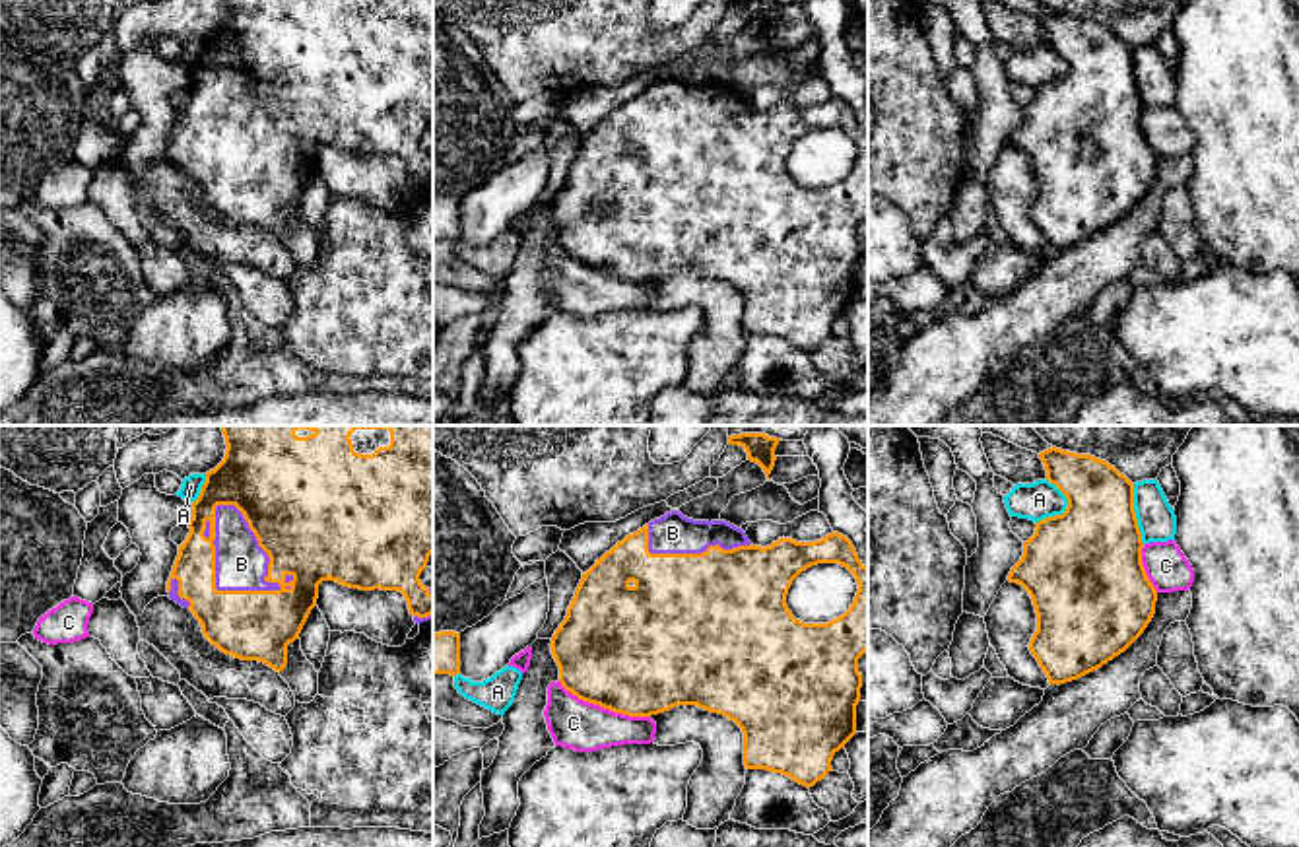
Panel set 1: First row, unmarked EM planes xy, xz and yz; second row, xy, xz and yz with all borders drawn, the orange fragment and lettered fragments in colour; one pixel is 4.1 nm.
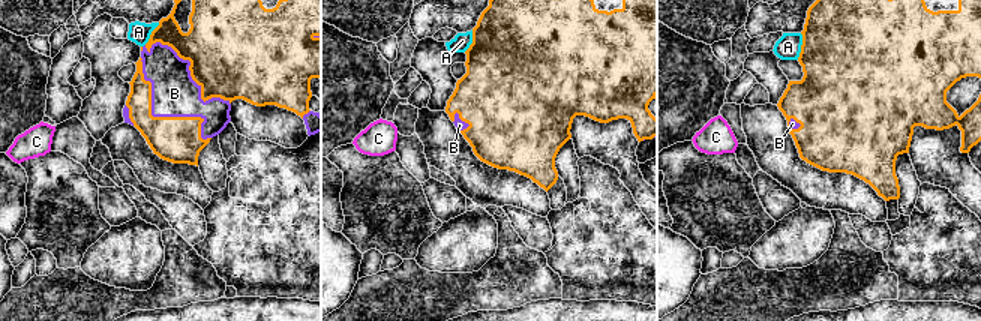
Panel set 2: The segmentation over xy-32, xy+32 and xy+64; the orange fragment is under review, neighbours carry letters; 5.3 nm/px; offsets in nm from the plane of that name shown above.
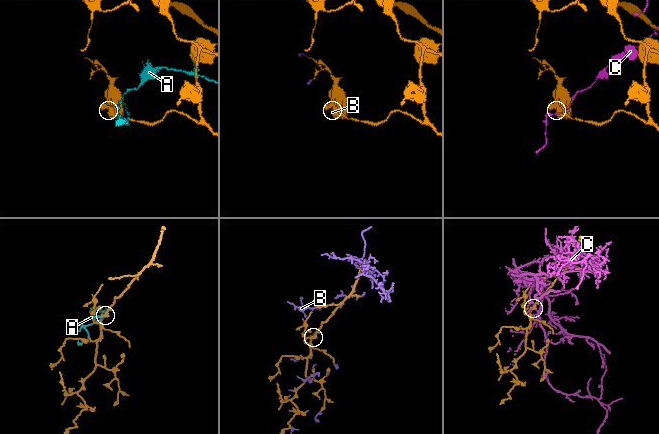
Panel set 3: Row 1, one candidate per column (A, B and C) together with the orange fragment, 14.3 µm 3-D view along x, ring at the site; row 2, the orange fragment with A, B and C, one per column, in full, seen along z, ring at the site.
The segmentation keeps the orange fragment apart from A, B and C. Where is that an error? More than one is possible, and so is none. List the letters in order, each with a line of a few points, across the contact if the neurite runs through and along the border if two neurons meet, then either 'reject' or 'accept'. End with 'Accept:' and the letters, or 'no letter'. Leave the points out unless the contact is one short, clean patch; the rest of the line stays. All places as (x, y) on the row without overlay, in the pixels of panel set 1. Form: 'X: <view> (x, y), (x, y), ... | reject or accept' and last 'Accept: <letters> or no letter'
A: reject
B: accept
C: reject
Accept: B

